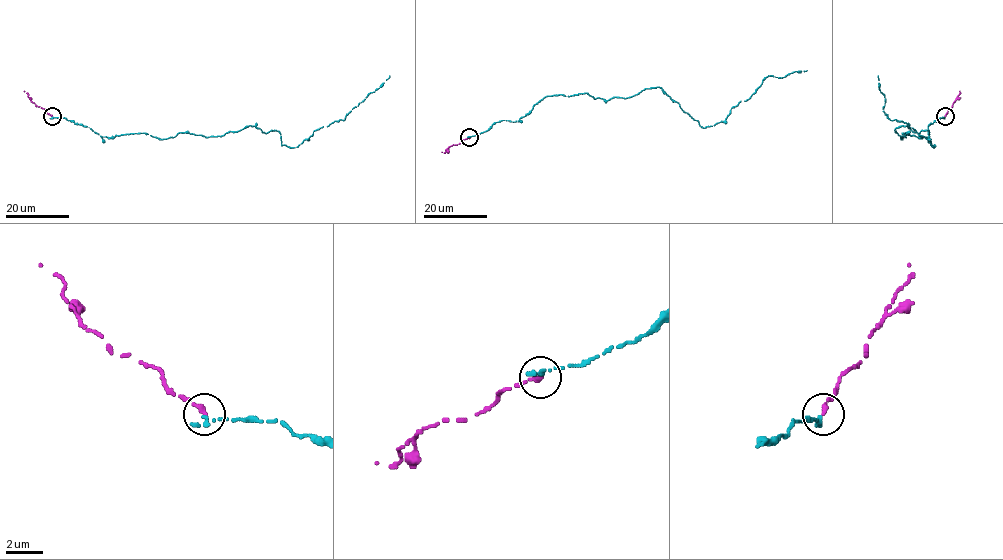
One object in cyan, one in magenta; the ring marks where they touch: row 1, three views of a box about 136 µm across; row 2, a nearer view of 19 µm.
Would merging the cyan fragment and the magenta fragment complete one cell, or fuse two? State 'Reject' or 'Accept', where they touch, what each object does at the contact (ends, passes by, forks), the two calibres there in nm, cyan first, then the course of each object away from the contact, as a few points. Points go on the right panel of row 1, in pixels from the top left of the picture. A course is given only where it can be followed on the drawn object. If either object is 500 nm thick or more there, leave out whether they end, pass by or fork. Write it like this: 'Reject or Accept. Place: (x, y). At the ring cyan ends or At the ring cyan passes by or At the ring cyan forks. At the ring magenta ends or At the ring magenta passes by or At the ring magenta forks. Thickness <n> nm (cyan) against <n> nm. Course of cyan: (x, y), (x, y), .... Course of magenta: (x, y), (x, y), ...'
Accept. Place: (945, 116). At the ring cyan passes by. At the ring magenta ends. Thickness 150 nm (cyan) against 280 nm. Course of cyan: (945, 117), (927, 137), (901, 139), (894, 130), (907, 126), (935, 145), (890, 120), (878, 75). Course of magenta: (945, 116), (960, 91)

